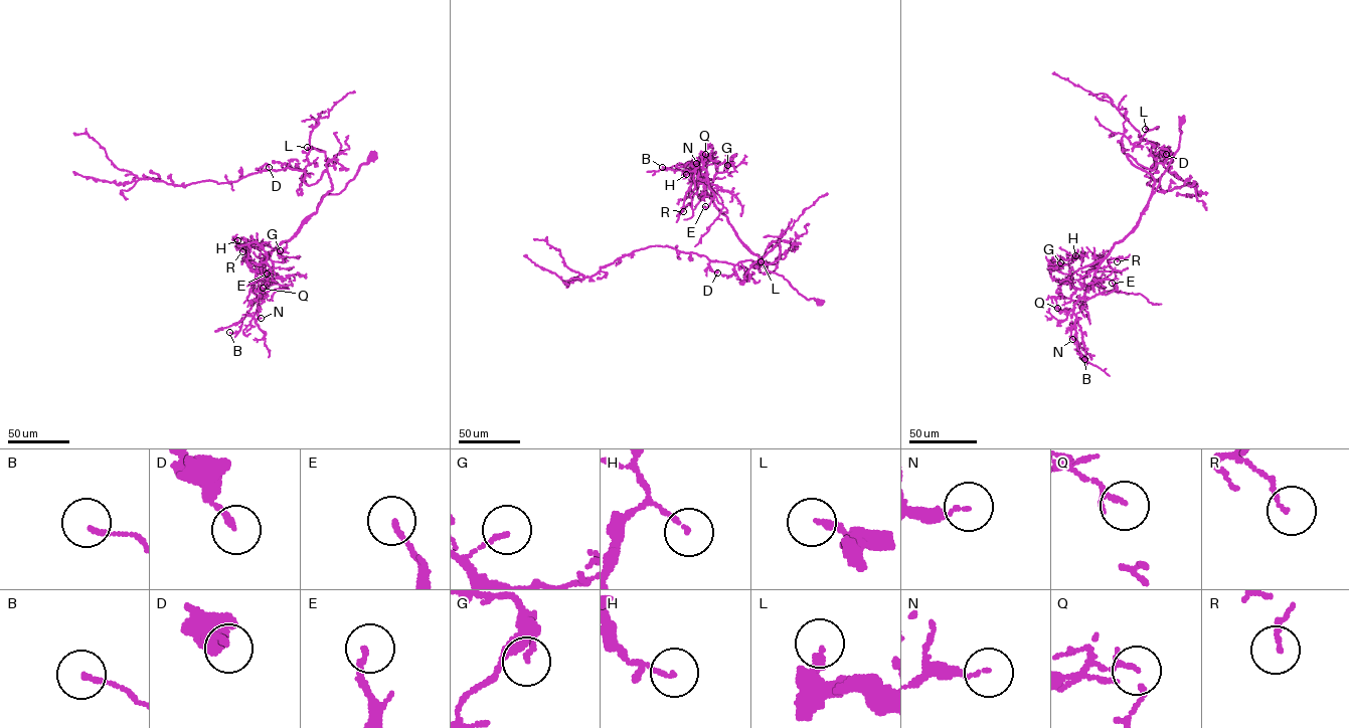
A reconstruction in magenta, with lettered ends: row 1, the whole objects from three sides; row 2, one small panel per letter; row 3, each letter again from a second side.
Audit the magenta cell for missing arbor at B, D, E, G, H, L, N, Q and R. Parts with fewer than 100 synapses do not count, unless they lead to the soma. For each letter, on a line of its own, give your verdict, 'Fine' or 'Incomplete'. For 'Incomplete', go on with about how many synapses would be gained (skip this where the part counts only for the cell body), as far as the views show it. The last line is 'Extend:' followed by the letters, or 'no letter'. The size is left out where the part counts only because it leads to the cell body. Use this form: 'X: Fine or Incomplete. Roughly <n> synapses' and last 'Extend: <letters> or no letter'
B: Fine
D: Fine
E: Fine
G: Fine
H: Fine
L: Fine
N: Fine
Q: Fine
R: Fine
Extend: no letter

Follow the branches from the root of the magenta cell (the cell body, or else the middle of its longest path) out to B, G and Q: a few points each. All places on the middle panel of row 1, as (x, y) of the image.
B: (820, 303), (808, 300), (782, 276), (767, 270), (740, 240), (704, 191), (705, 169), (662, 167)
G: (820, 303), (808, 300), (782, 276), (765, 268), (713, 204), (713, 178), (725, 172), (727, 165)
Q: (820, 303), (767, 270), (740, 240), (704, 189), (706, 170), (697, 160), (705, 154)

